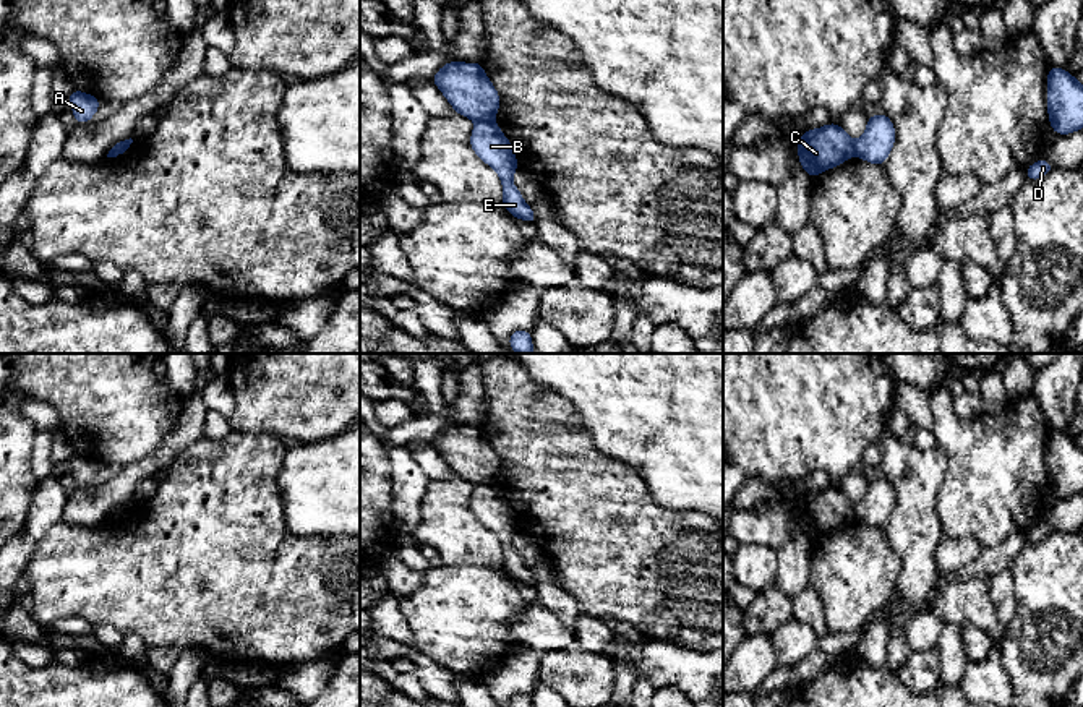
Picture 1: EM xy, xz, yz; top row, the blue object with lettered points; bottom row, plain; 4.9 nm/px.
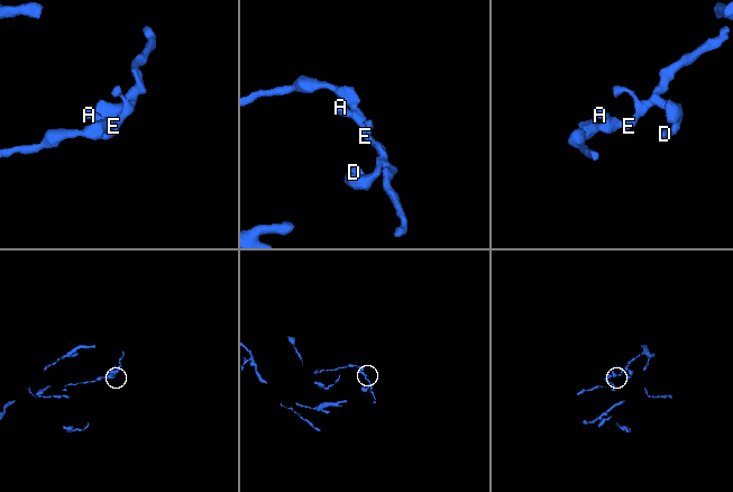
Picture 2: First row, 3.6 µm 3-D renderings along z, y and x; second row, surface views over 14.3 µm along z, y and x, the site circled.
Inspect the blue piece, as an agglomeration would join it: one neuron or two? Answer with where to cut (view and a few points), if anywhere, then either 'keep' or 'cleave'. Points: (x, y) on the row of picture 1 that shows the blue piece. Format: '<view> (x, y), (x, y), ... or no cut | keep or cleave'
xz (477, 120), (492, 122) | cleave

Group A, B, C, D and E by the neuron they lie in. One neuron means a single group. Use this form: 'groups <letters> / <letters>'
groups A B D E / C

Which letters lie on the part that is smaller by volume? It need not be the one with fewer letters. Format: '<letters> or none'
A, B, D, E

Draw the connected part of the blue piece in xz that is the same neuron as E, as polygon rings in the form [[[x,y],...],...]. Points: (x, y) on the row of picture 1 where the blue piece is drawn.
[[[477,122],[470,135],[470,146],[475,154],[493,167],[503,183],[503,208],[516,219],[535,224],[537,217],[529,208],[520,191],[512,183],[512,174],[519,169],[514,149],[501,128],[493,122]]]

